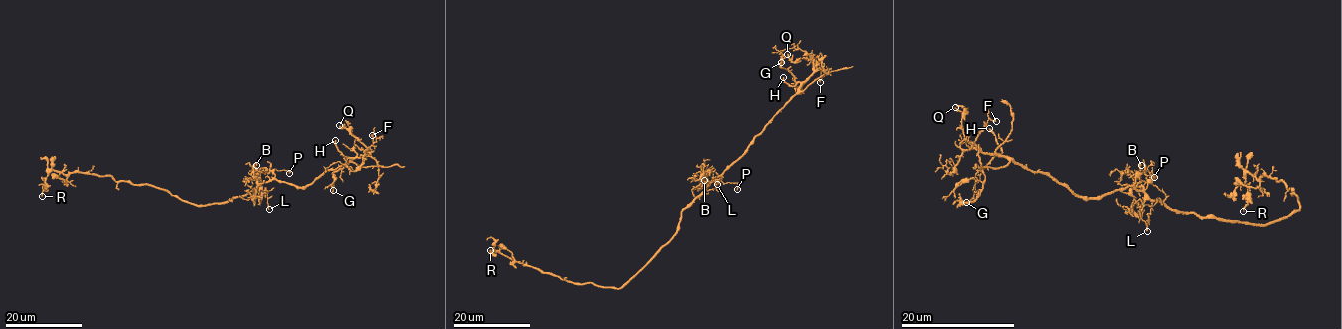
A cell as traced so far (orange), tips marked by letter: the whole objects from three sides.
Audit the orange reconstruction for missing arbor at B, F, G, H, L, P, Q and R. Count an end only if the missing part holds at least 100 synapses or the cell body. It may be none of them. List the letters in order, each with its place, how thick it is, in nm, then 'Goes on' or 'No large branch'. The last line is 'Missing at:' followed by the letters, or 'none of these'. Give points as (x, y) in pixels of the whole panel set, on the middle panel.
B: Place: (704, 180). Thickness 180 nm. No large branch
F: Place: (820, 82). Thickness 180 nm. No large branch
G: Place: (781, 62). Thickness 160 nm. No large branch
H: Place: (783, 77). Thickness 240 nm. No large branch
L: Place: (717, 184). Thickness 130 nm. No large branch
P: Place: (737, 189). Thickness 120 nm. No large branch
Q: Place: (787, 54). Thickness 190 nm. No large branch
R: Place: (490, 250). Thickness 140 nm. No large branch
Missing at: none of these

